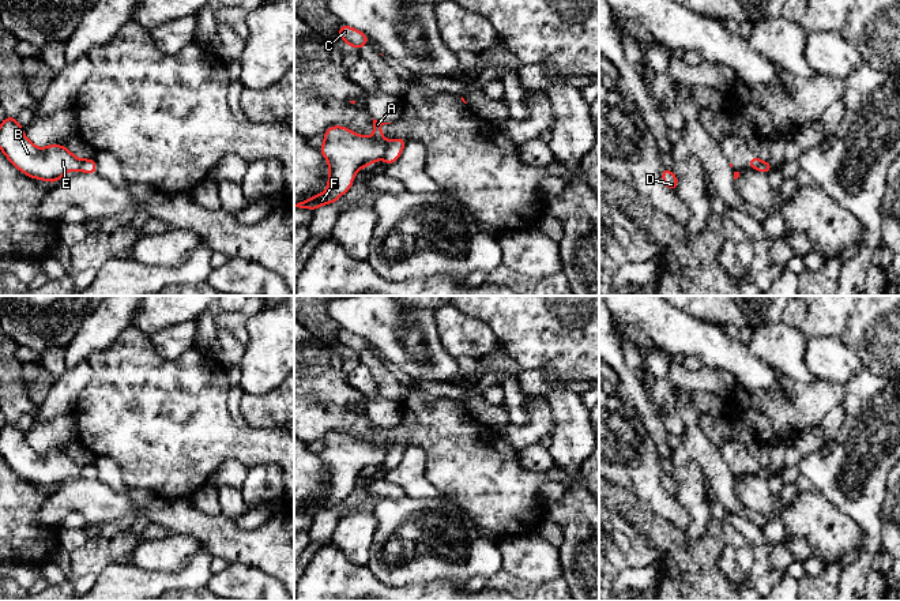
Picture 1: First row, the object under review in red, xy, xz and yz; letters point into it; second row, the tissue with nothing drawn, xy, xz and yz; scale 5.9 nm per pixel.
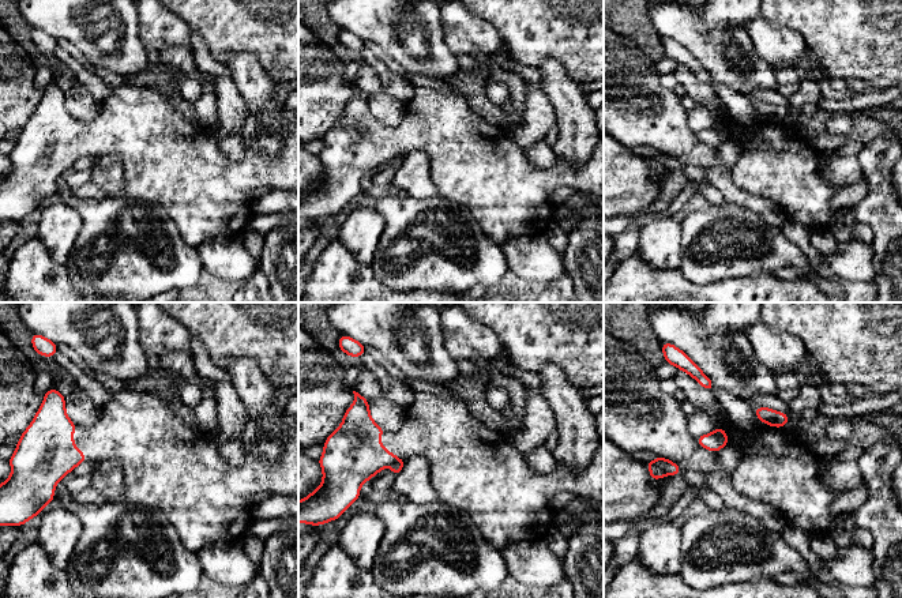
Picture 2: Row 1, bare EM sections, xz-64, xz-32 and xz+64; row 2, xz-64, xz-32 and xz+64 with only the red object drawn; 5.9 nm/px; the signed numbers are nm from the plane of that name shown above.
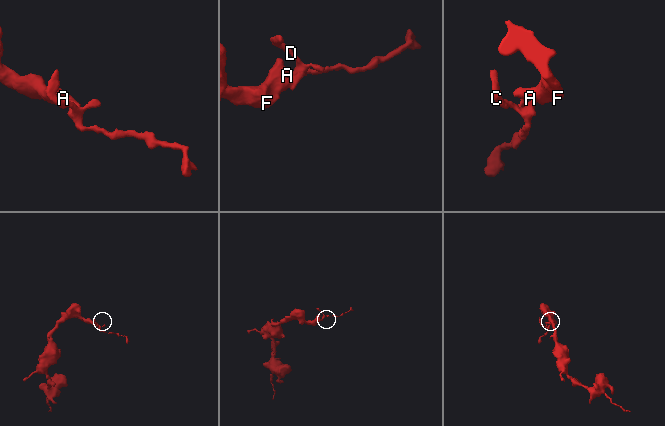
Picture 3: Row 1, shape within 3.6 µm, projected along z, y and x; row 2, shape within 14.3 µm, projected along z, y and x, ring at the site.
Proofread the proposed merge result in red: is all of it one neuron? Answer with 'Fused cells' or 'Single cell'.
Fused cells

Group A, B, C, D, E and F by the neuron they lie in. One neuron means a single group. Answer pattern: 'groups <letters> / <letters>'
groups A B E F / C D

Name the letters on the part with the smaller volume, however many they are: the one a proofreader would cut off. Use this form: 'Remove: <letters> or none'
Remove: C, D

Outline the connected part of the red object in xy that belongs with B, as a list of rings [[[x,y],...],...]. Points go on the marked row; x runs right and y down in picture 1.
[[[10,116],[0,124],[0,150],[29,177],[50,183],[57,183],[69,170],[78,170],[84,162],[61,144],[38,149],[26,138],[16,117]]]

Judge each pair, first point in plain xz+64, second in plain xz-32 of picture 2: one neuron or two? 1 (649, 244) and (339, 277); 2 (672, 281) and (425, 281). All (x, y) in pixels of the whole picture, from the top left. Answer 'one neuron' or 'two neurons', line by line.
1: two neurons
2: two neurons

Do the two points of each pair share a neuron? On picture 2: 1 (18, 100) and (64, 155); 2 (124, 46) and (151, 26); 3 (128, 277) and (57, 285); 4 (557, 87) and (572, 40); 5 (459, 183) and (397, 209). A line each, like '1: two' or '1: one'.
1: two
2: two
3: two
4: two
5: two

